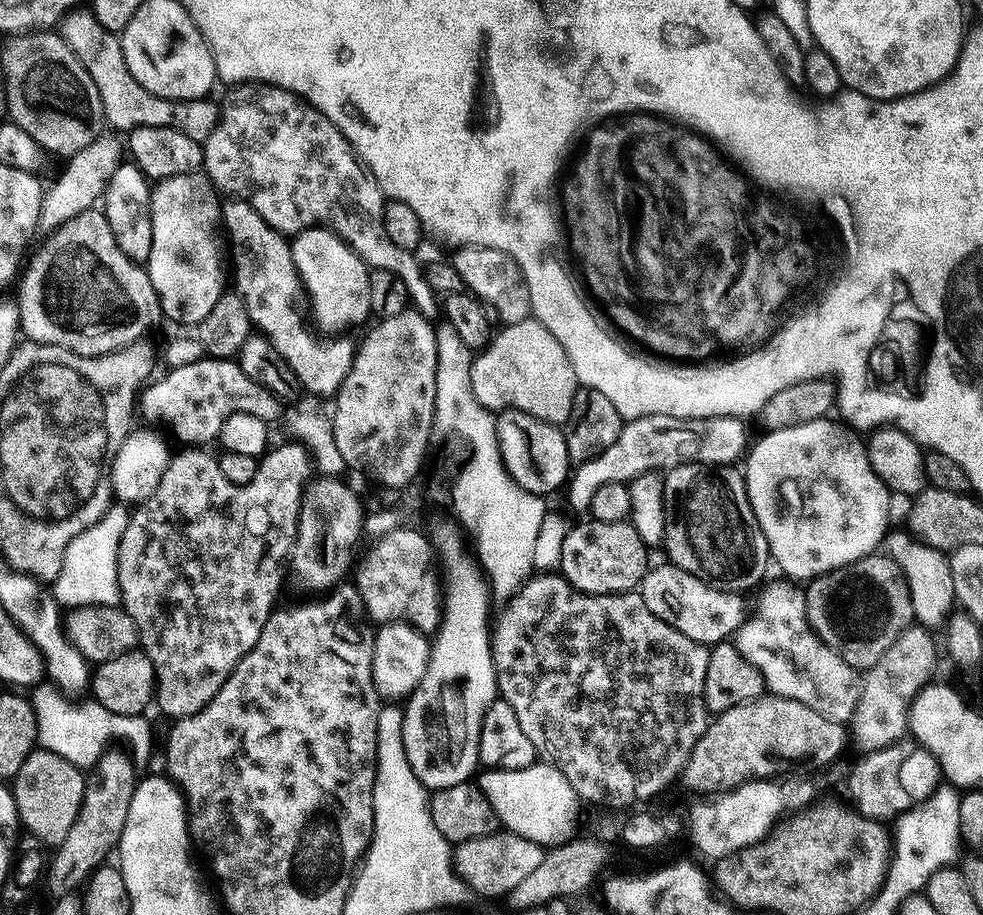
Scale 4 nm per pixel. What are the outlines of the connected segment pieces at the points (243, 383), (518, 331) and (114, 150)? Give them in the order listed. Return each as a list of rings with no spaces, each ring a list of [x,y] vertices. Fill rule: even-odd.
[[[203,358],[192,365],[169,367],[165,372],[161,380],[153,379],[139,393],[138,412],[152,424],[161,420],[184,443],[181,445],[208,446],[211,440],[213,443],[230,414],[254,414],[254,418],[272,422],[280,412],[277,397],[255,384],[235,359]]]
[[[529,318],[504,326],[501,332],[499,329],[488,345],[473,355],[469,386],[477,403],[493,414],[509,410],[524,412],[538,420],[545,420],[548,424],[563,426],[570,418],[570,406],[574,406],[578,381],[574,366],[570,358],[566,358],[566,350],[562,350],[558,338],[554,338],[554,334],[550,334],[550,330],[546,330],[546,326],[542,326],[539,320]]]
[[[101,135],[99,138],[88,142],[88,145],[76,150],[68,164],[64,168],[64,173],[53,182],[47,185],[44,194],[44,205],[40,207],[39,227],[41,229],[55,230],[61,224],[65,224],[70,218],[74,218],[78,214],[89,211],[93,207],[92,204],[101,199],[104,195],[104,186],[109,176],[112,176],[114,170],[122,162],[122,144],[115,140],[115,135]]]

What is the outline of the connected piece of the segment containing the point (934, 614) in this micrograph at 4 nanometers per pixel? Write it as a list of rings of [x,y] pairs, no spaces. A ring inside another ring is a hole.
[[[904,530],[889,531],[882,541],[882,548],[904,576],[915,623],[929,630],[939,629],[947,621],[956,604],[954,578],[950,578],[948,556],[941,549],[921,544],[915,536]]]

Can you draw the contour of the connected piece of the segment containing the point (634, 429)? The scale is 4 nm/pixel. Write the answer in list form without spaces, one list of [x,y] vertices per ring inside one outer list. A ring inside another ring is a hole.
[[[650,414],[629,420],[621,427],[614,446],[606,446],[602,454],[590,458],[585,464],[575,465],[566,484],[568,504],[576,512],[588,512],[590,500],[606,482],[623,484],[647,472],[667,473],[669,468],[683,464],[705,466],[732,466],[736,459],[749,451],[748,428],[738,416],[704,416],[700,420],[674,418],[666,414]]]

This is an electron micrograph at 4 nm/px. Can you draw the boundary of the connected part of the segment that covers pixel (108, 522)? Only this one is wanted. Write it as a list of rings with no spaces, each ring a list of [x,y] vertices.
[[[116,502],[109,507],[107,514],[94,526],[90,526],[82,534],[78,534],[66,546],[66,554],[62,558],[62,568],[57,573],[54,587],[54,599],[57,605],[65,606],[69,609],[86,608],[91,604],[99,606],[116,606],[120,604],[120,587],[116,581],[116,555],[120,549],[120,539],[128,525],[129,509],[123,503]]]

